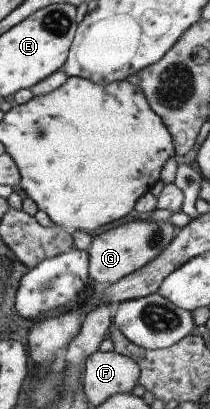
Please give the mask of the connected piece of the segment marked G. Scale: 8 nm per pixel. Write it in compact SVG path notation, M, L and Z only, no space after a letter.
M135 220L119 224L111 230L92 239L86 254L88 257L88 278L99 284L114 284L117 280L133 273L155 259L176 236L168 221L151 223L149 220Z

